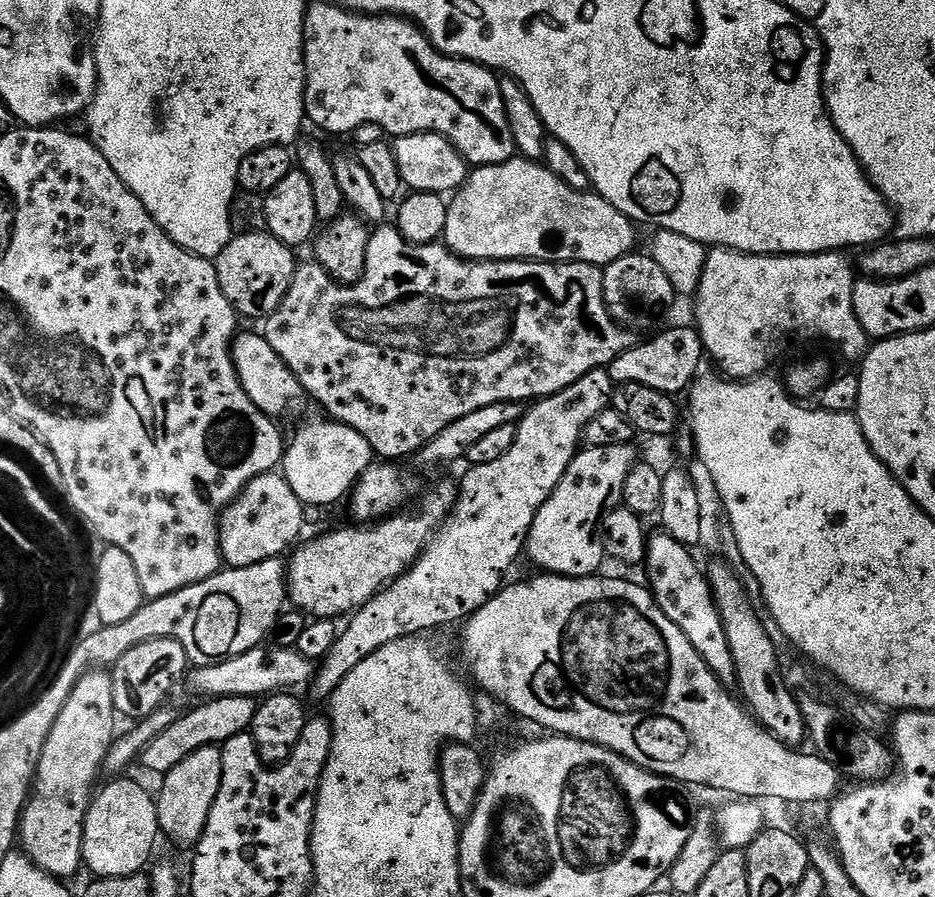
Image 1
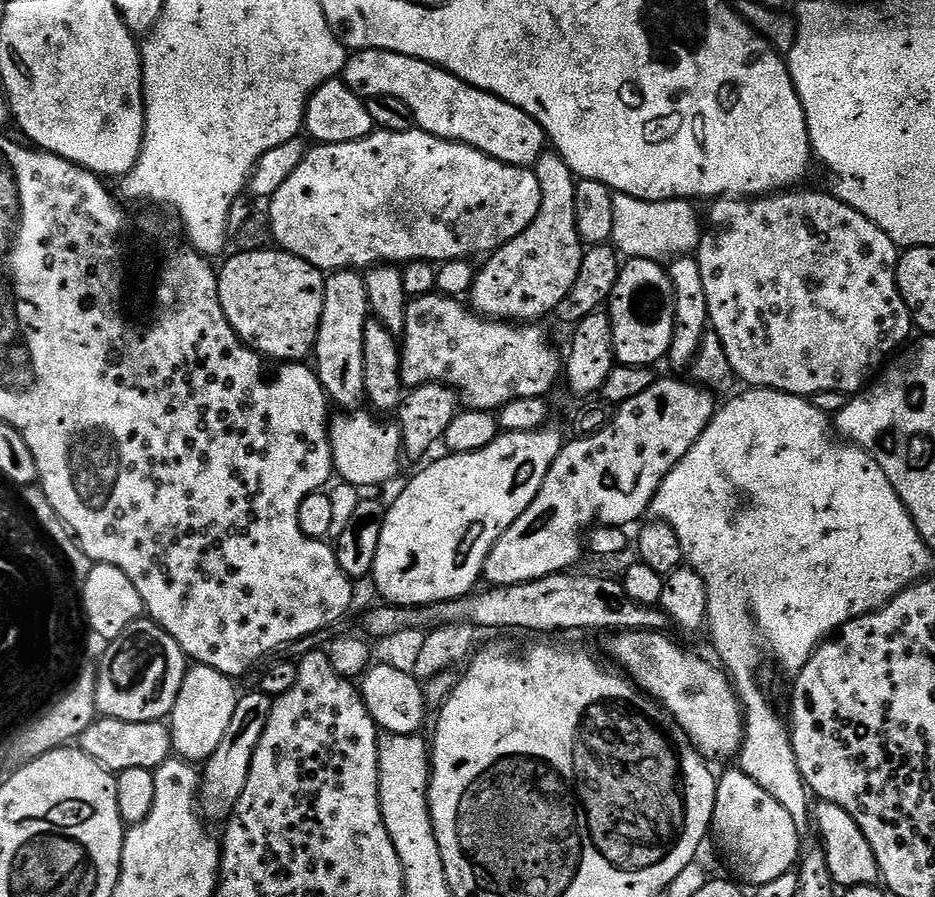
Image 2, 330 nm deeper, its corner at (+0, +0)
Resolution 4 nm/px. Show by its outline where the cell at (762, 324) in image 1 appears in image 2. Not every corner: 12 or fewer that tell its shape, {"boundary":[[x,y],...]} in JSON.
{"boundary":[[835,194],[720,198],[694,253],[735,379],[855,394],[914,332]]}

